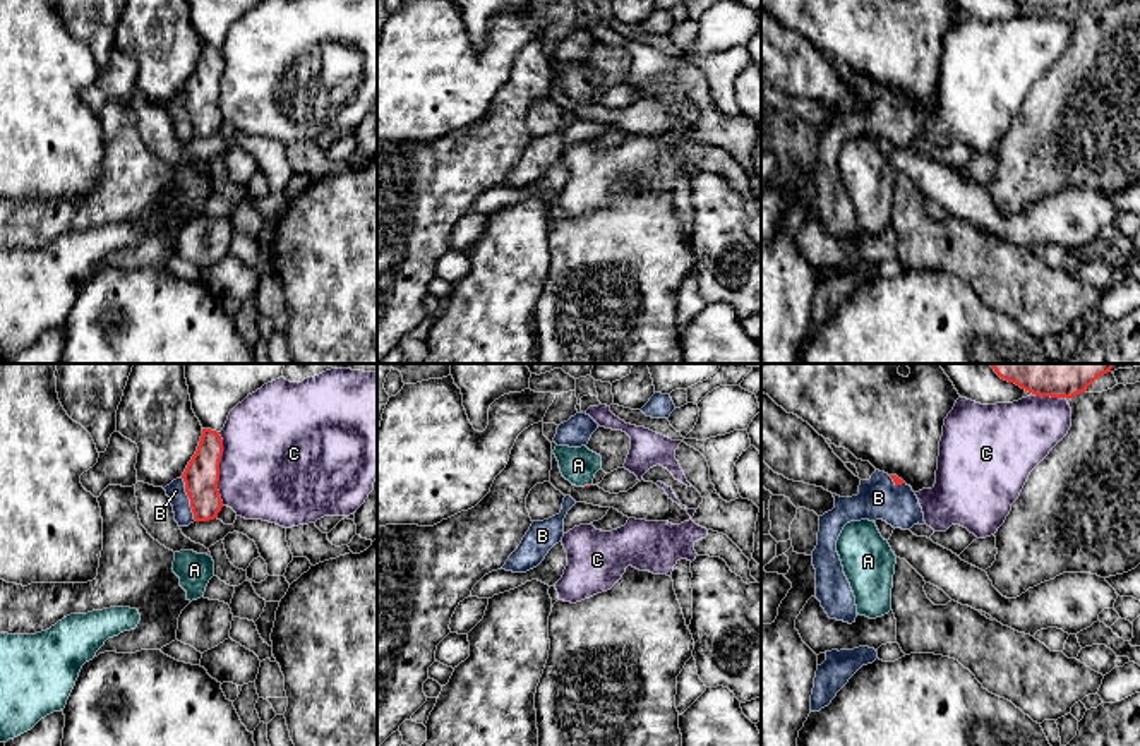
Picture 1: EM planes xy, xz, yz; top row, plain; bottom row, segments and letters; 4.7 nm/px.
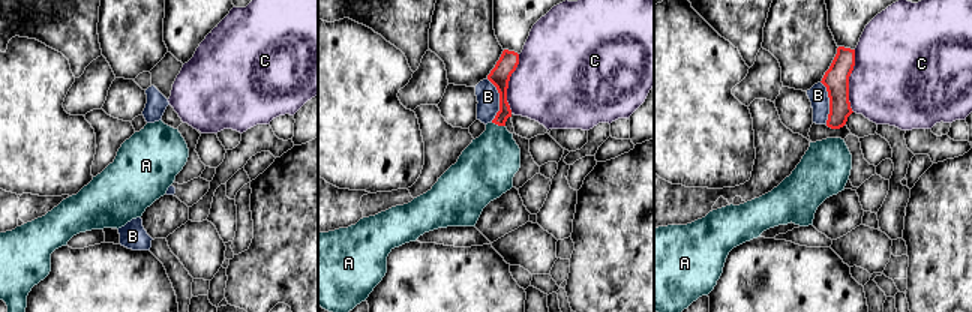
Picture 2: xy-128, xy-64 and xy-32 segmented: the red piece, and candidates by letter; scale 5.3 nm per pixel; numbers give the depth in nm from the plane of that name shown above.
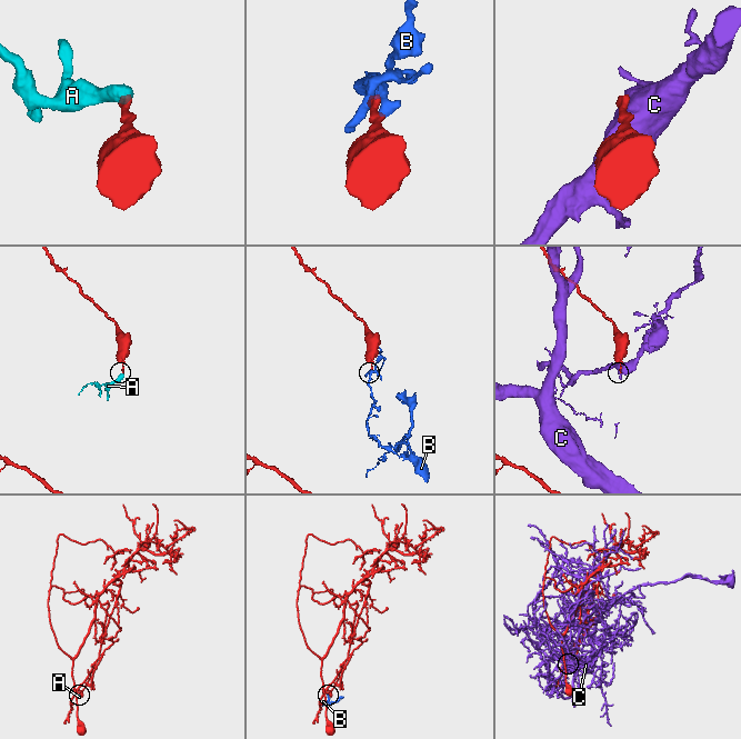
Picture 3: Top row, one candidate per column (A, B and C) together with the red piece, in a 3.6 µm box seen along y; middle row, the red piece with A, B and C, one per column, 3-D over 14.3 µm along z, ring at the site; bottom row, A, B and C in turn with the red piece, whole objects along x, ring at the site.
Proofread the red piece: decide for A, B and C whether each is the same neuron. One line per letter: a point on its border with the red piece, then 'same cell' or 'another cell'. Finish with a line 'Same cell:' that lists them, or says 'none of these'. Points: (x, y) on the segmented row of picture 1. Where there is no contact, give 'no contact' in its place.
A: meets red in xz at (585, 486); same cell
B: meets red in xy at (189, 498); another cell
C: meets red in xy at (218, 469); another cell
Same cell: A

